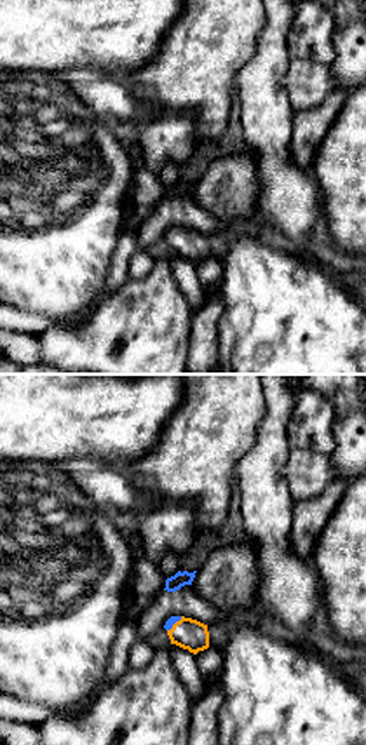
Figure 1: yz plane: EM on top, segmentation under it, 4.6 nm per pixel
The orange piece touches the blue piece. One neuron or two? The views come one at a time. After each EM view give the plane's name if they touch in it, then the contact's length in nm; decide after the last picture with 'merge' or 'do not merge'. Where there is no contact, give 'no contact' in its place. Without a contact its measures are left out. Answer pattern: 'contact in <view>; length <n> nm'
contact in yz; length 100 nm

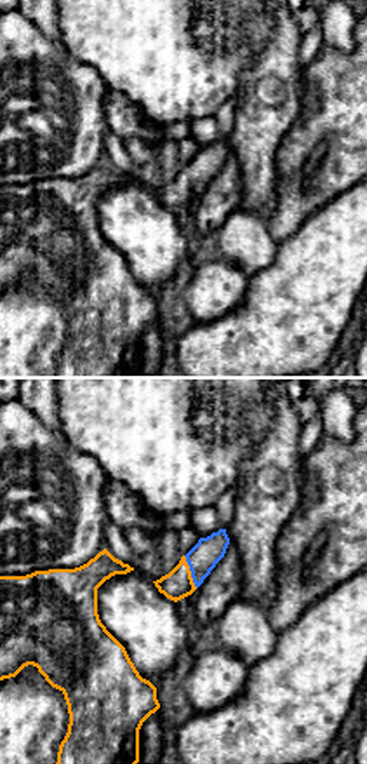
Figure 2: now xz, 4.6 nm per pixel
contact in xz; length 170 nm

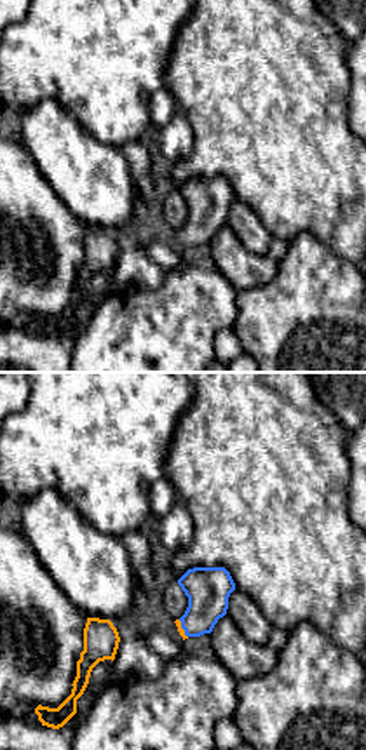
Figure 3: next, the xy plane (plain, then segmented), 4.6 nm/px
contact in xy; length 100 nm

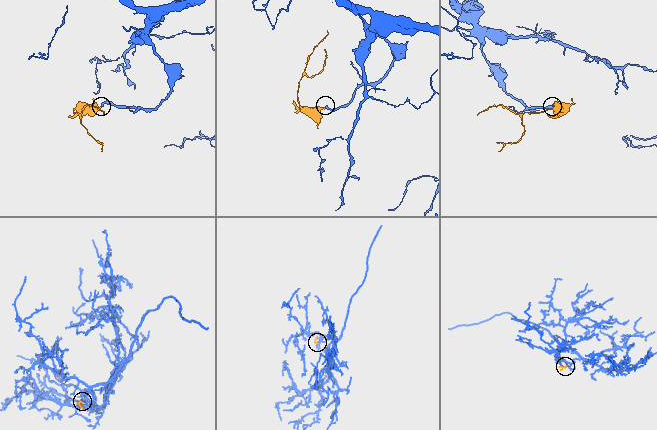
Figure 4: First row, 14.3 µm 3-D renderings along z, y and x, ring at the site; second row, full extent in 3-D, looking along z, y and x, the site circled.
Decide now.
merge

